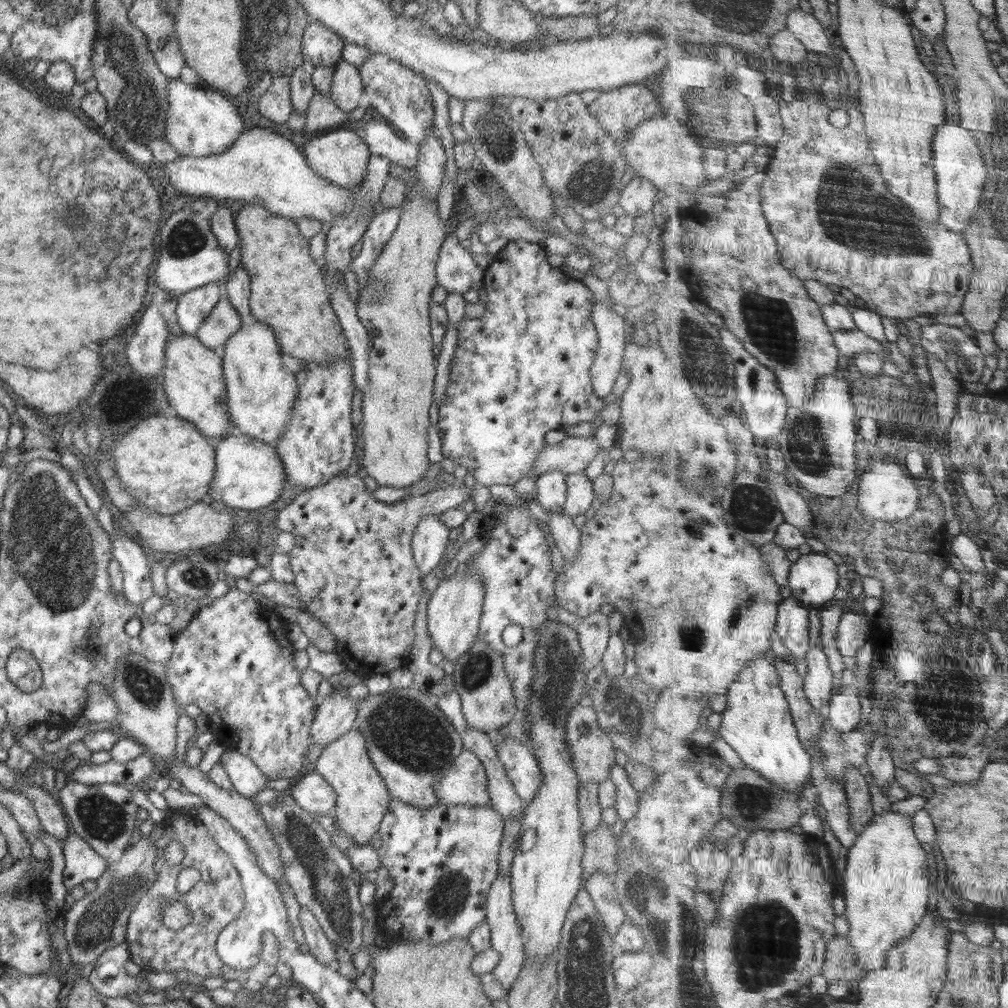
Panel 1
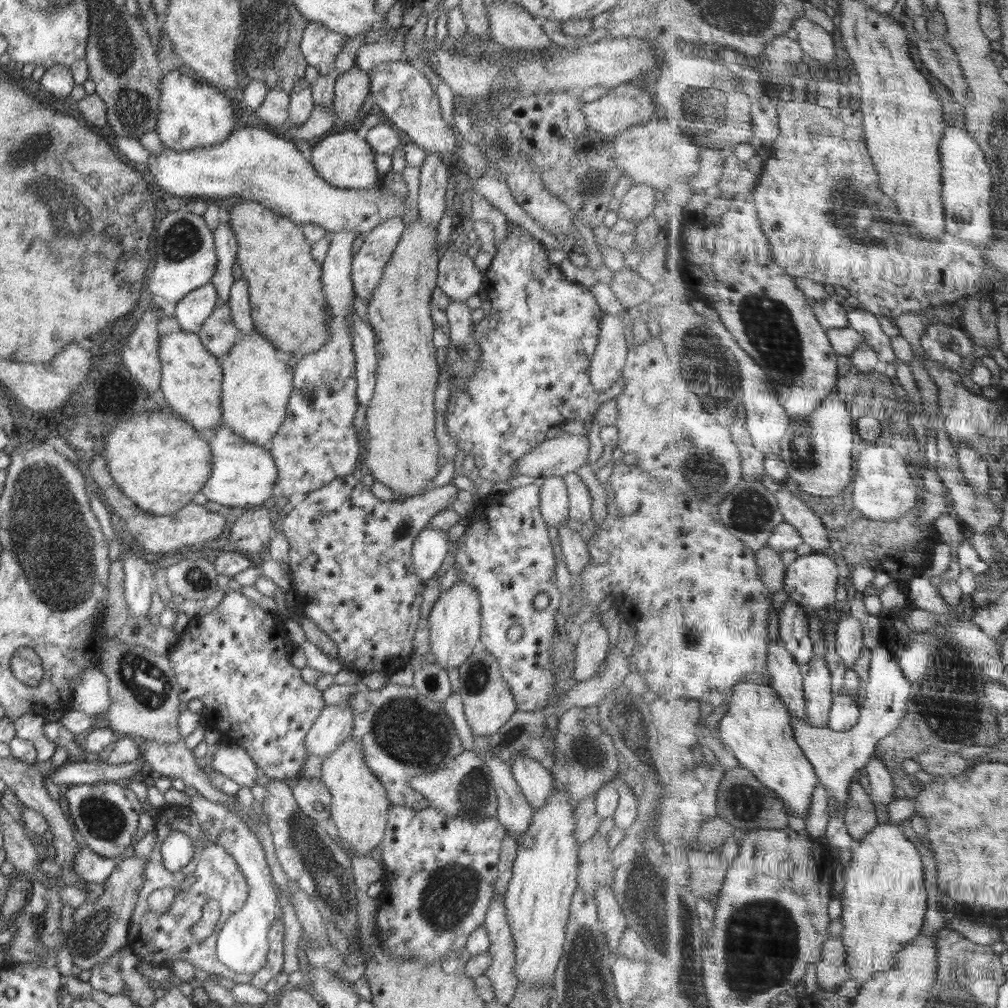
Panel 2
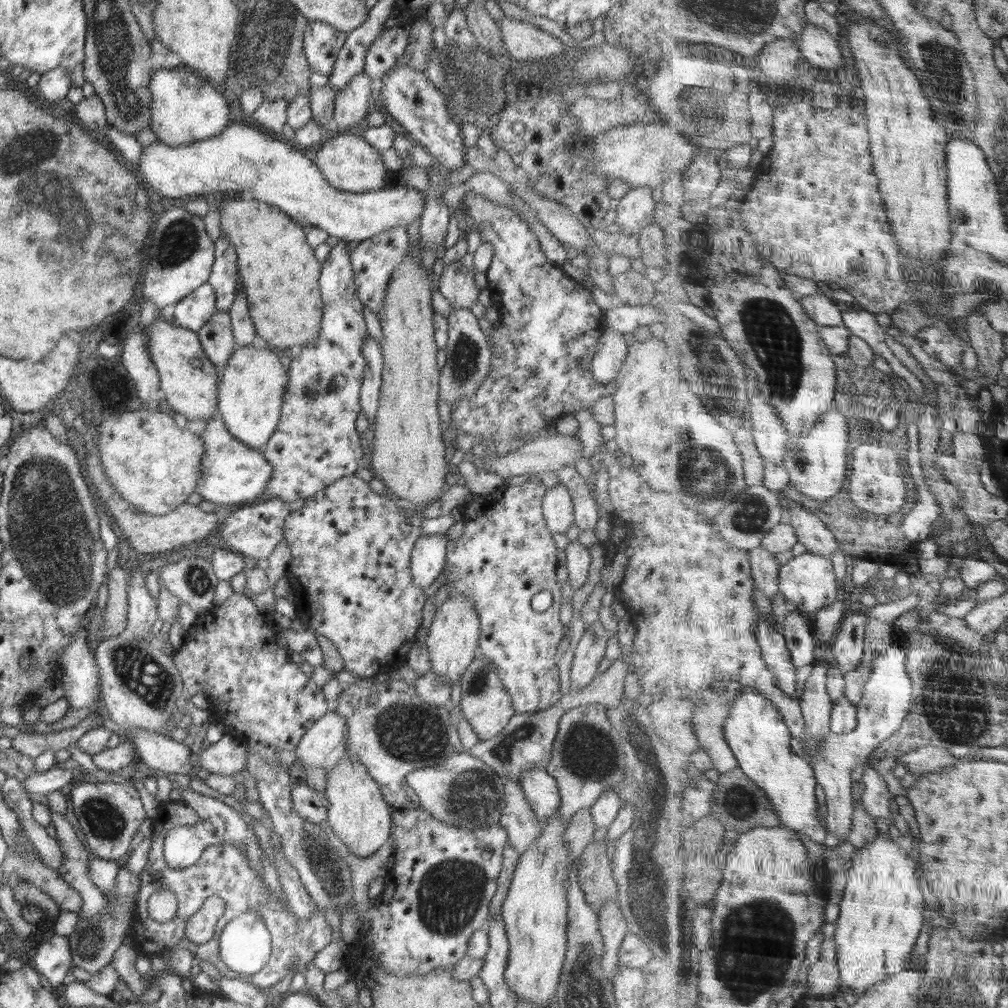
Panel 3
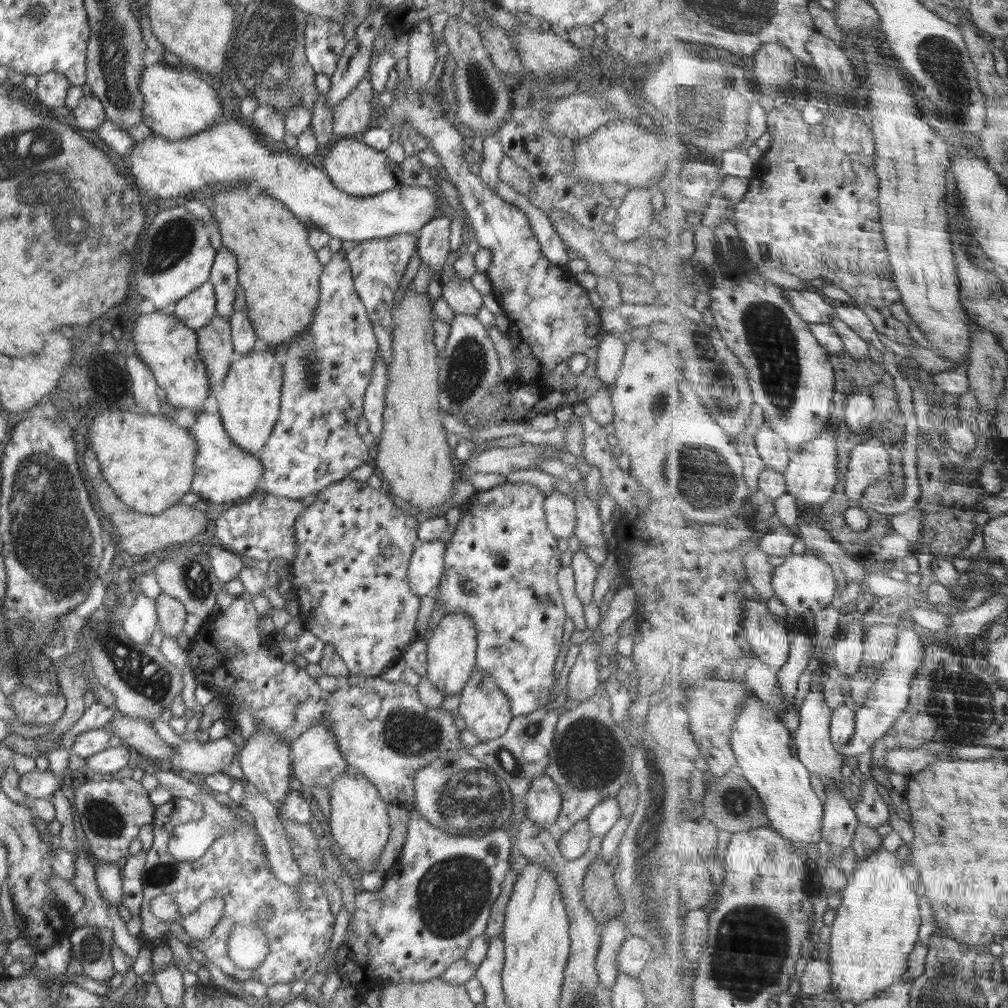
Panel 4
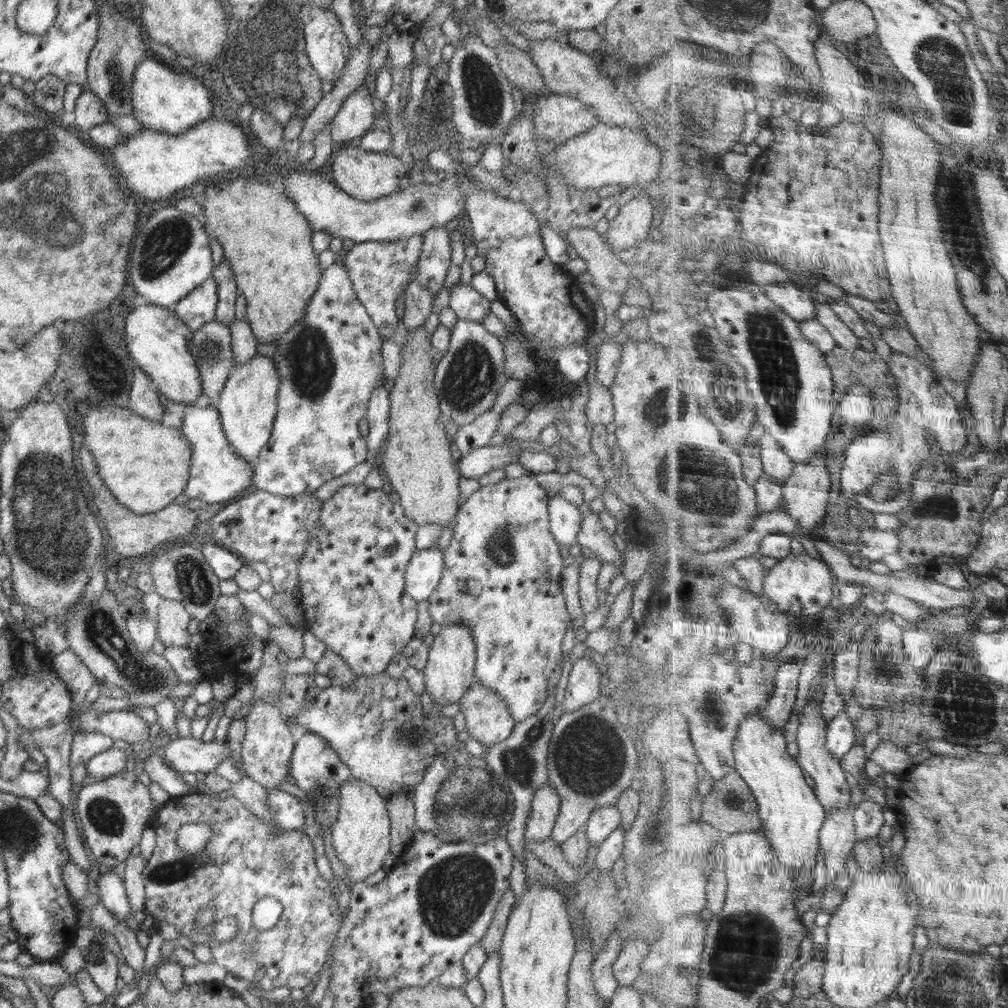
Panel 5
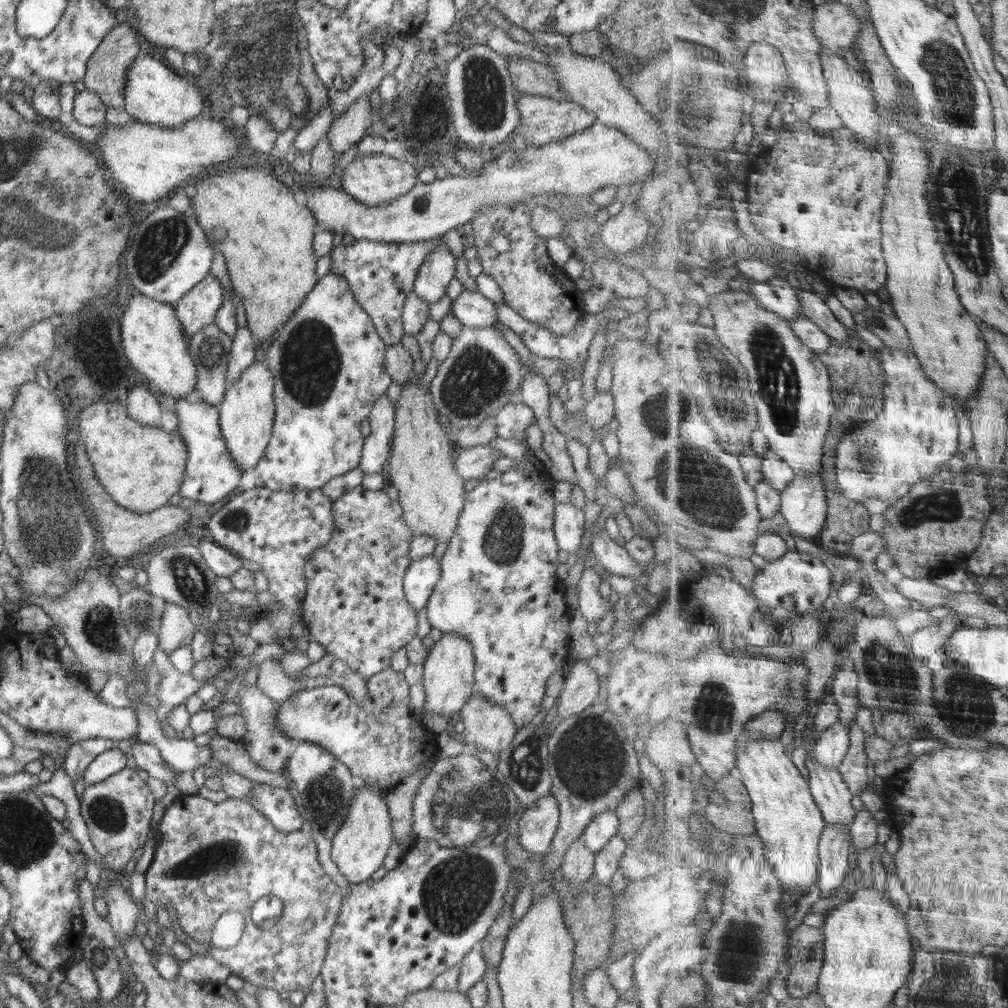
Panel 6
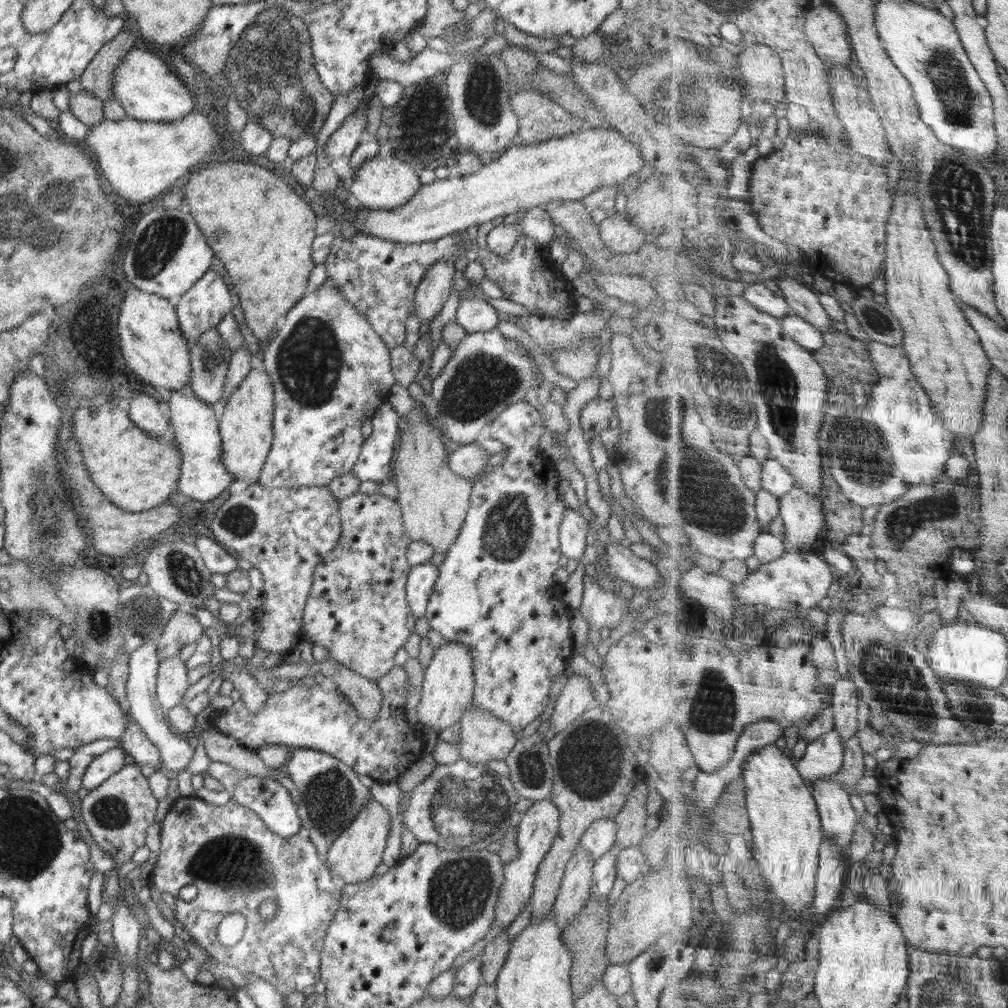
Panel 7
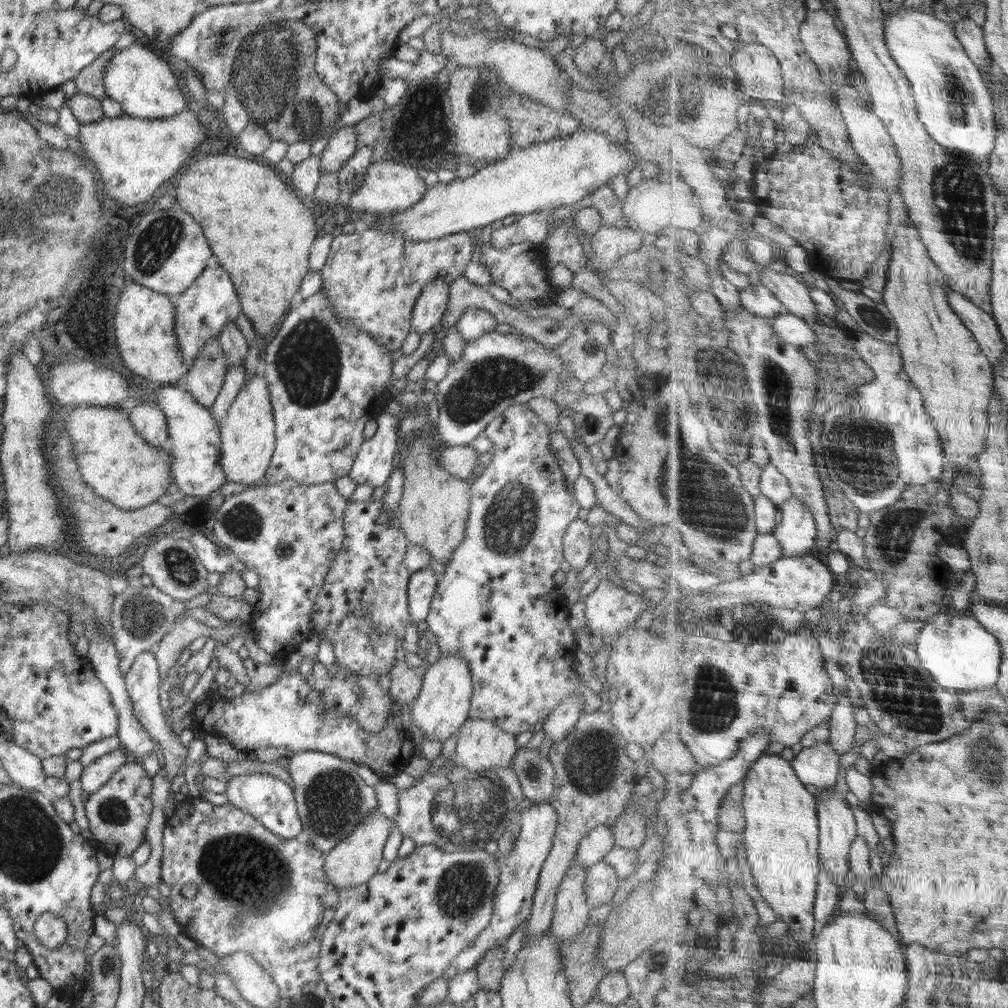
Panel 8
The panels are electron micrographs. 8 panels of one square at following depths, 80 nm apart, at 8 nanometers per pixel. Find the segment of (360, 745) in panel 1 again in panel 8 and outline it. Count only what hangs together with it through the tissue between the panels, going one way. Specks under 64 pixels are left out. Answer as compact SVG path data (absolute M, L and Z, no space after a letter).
M374 810L374 812L370 812L370 815L366 815L352 833L335 844L334 848L325 854L324 872L326 880L338 889L366 884L374 874L378 873L380 862L383 860L384 844L388 840L388 833L393 828L394 822L381 814L379 810Z

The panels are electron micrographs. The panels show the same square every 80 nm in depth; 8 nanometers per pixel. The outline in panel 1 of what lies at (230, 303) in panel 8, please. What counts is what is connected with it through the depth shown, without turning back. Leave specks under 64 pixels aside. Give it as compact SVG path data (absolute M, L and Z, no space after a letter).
M215 283L182 294L176 304L176 315L183 334L194 336L219 299L220 290Z

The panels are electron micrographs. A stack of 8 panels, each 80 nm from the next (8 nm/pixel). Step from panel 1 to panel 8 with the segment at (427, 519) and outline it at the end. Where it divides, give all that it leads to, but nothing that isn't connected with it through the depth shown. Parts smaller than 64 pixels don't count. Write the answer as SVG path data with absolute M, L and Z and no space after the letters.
M430 567L411 573L407 586L407 603L412 623L426 620L437 579Z

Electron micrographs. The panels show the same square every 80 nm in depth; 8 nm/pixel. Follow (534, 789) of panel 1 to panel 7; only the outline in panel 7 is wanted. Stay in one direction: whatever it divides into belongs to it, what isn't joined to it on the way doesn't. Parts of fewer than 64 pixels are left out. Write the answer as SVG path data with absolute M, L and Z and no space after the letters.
M550 799L534 801L532 807L524 812L523 816L515 817L514 826L519 830L515 845L519 848L518 858L508 864L504 864L504 883L500 887L498 902L496 903L495 919L491 929L486 936L479 940L470 950L467 950L456 959L451 969L458 970L462 965L469 962L470 959L478 958L479 954L485 949L485 946L499 935L516 918L516 915L522 910L522 907L530 901L533 893L533 883L536 880L538 867L544 860L547 852L552 846L553 840L559 833L559 812Z

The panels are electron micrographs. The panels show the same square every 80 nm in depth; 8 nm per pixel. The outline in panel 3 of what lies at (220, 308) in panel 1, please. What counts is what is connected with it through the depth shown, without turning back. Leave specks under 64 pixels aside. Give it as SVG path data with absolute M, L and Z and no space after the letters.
M216 311L197 334L204 354L217 370L217 381L220 382L222 371L238 346L232 334L229 314Z

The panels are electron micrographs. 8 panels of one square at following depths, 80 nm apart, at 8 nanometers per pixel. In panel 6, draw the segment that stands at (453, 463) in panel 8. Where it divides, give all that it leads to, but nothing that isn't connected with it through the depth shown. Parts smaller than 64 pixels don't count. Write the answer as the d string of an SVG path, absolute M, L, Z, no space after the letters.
M492 445L463 448L454 461L458 474L466 481L472 478L484 479L487 472L493 469L494 462L503 454L492 448Z

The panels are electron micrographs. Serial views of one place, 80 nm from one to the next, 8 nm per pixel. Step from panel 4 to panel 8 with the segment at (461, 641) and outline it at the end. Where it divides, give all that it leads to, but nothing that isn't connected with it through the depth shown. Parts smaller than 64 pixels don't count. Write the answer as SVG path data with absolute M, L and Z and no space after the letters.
M456 653L440 657L427 667L420 692L411 703L412 724L422 733L423 740L428 738L443 744L450 737L457 736L462 724L469 719L472 695L472 675L466 660Z

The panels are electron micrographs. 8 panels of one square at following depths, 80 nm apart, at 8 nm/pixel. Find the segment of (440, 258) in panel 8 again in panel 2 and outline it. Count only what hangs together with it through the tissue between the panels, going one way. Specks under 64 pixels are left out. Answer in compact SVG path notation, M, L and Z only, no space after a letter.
M392 217L378 223L366 234L365 240L360 241L360 250L353 256L351 274L354 293L364 302L372 300L374 288L382 280L384 265L392 258L404 227L400 217Z

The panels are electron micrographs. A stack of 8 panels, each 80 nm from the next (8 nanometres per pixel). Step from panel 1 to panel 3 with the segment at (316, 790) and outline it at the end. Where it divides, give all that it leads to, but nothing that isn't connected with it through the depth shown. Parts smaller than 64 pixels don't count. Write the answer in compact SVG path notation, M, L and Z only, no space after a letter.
M304 782L291 790L290 798L295 812L304 820L321 826L327 818L328 800Z

